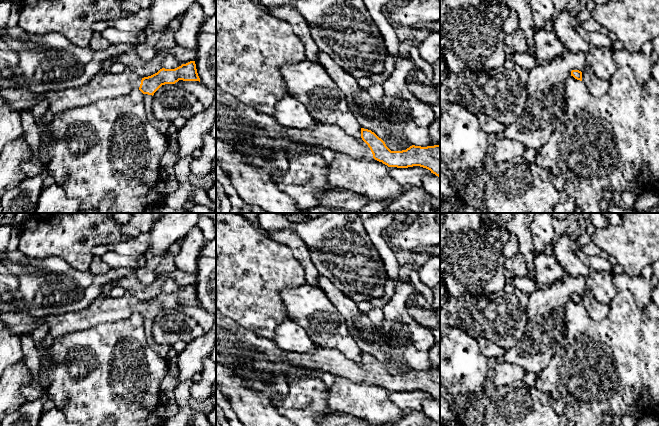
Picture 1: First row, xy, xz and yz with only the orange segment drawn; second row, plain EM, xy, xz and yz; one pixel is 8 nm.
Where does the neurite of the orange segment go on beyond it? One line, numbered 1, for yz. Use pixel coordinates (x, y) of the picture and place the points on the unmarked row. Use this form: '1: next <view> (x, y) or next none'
1: next yz (598, 311)

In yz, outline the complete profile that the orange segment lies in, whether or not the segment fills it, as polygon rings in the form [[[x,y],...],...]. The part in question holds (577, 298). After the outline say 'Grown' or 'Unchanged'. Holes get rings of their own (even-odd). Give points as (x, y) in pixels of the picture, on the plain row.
[[[572,294],[571,300],[582,305],[590,317],[596,321],[601,321],[608,316],[609,305],[599,302],[591,295]]]. Grown

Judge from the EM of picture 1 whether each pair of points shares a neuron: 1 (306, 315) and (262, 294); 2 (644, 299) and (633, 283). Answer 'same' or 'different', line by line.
1: different
2: same

